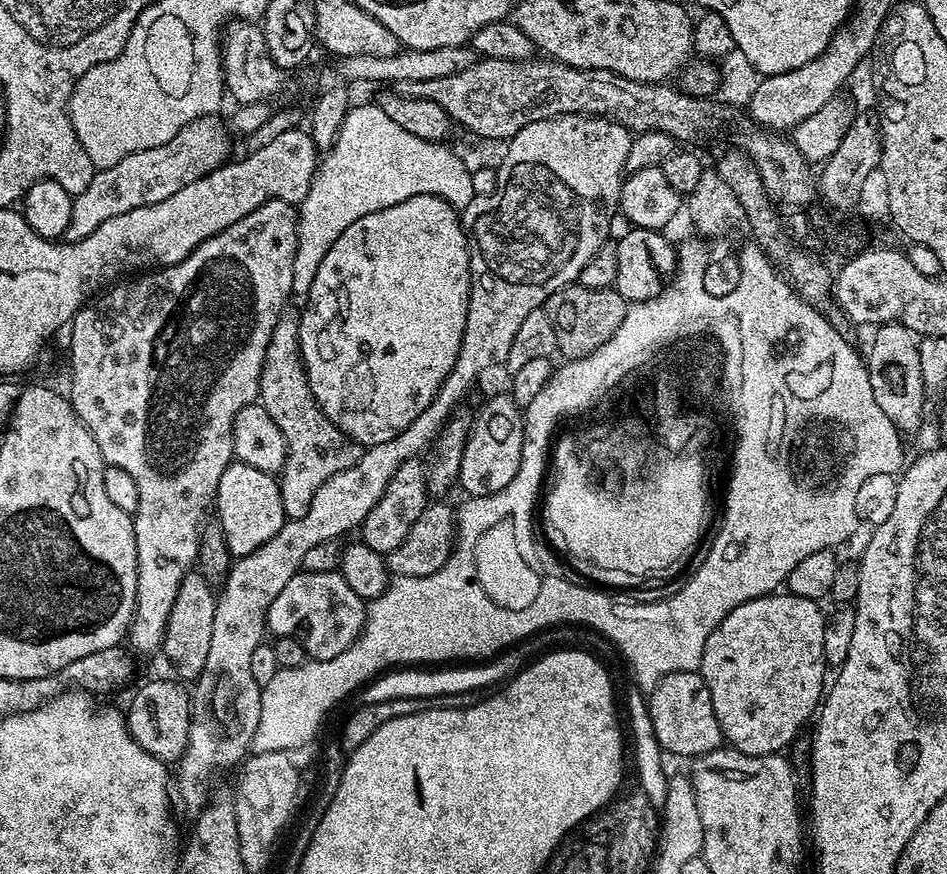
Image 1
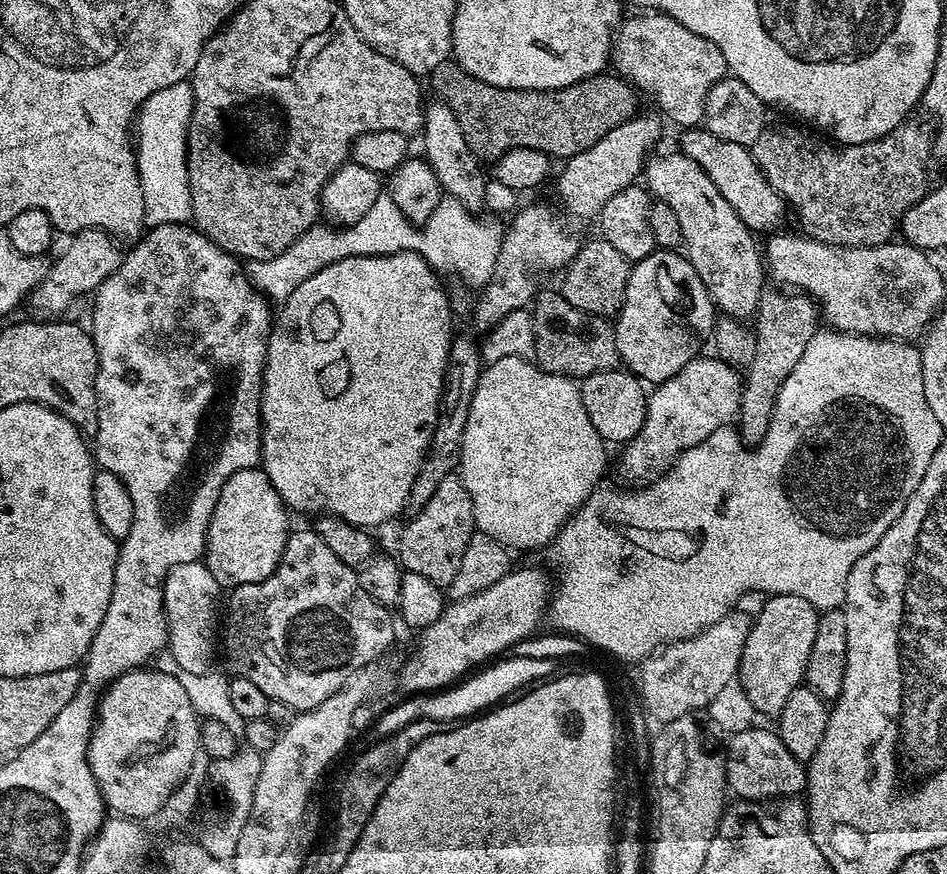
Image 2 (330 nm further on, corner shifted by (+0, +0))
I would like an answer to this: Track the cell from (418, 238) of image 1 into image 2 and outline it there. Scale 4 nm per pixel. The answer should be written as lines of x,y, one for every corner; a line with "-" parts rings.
395,252
389,256
342,258
342,262
334,262
330,266
326,266
326,270
318,270
318,274
314,274
314,278
306,278
306,282
302,282
302,286
298,286
298,290
294,290
294,294
290,294
290,298
286,298
279,305
280,312
278,308
278,315
272,321
272,333
268,336
268,349
266,350
266,362
264,363
264,385
262,386
262,394
260,395
260,422
262,425
260,433
260,459
264,473
270,478
274,490
278,490
278,494
283,498
285,505
293,513
316,512
315,514
327,514
329,516
336,516
339,520
345,520
346,523
353,524
356,528
376,530
379,524
384,524
387,520
394,519
404,504
406,506
411,495
411,488
416,481
416,472
420,468
420,465
423,464
425,455
432,442
434,426
440,413
438,402
442,394
442,386
444,385
444,371
446,370
446,362
448,361
448,352
452,349
454,339
454,331
452,332
452,308
448,305
448,296
444,293
444,288
440,285
439,279
441,280
441,277
437,275
432,265
421,258
417,252

